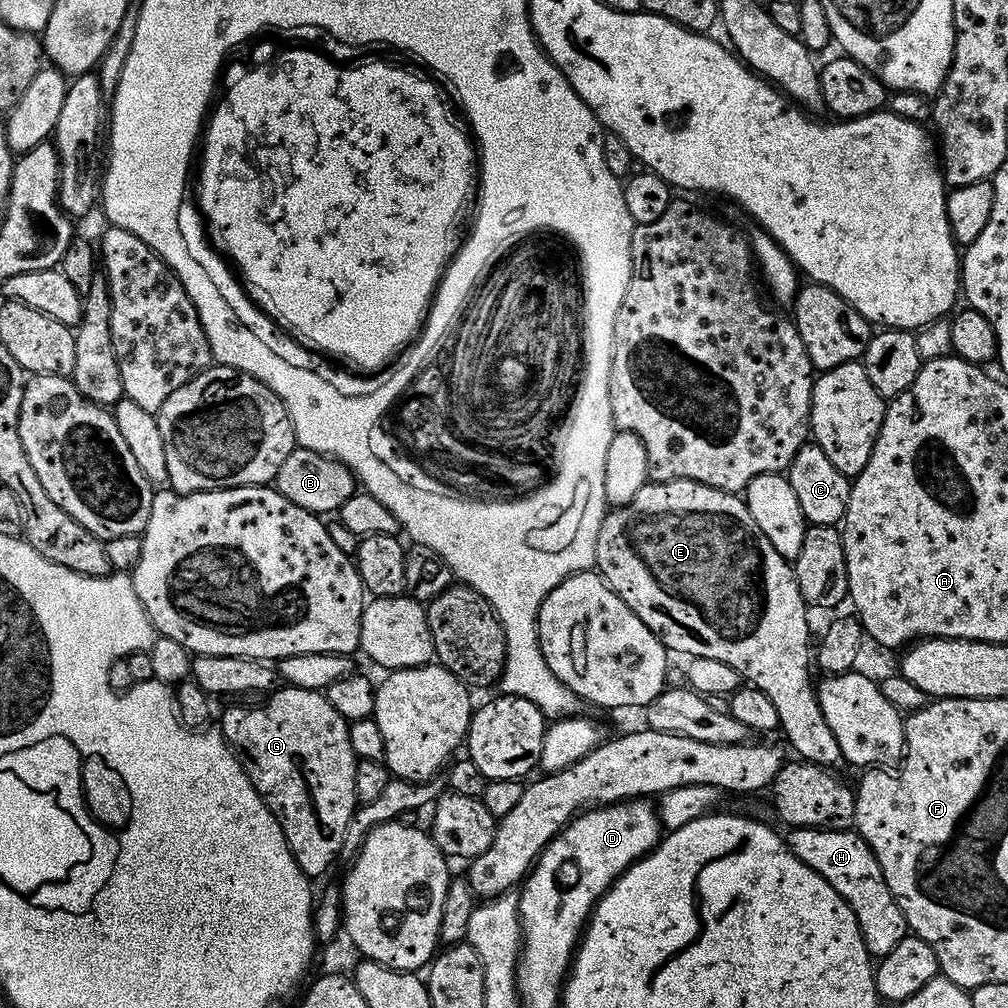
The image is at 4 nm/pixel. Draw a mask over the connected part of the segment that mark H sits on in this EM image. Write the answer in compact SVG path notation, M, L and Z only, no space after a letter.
M788 828L786 843L790 851L810 870L814 870L854 910L858 918L858 926L862 938L866 942L869 953L877 957L884 956L904 936L909 935L908 923L894 898L890 894L890 886L886 886L886 878L882 874L882 866L878 866L878 858L870 850L870 846L860 833L855 830L830 830L829 828Z

